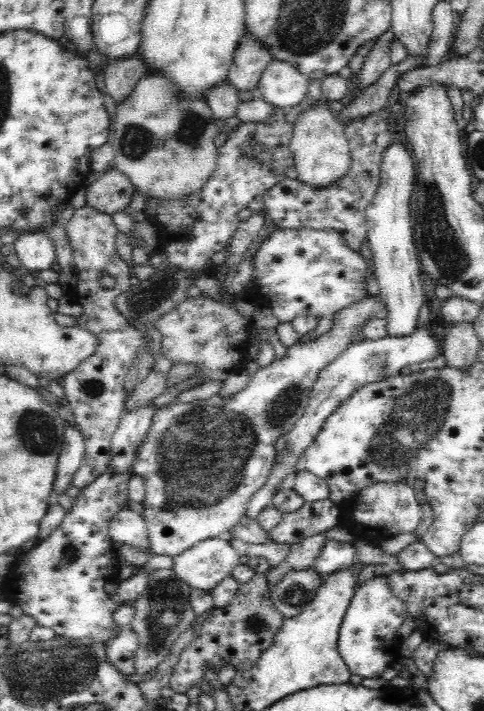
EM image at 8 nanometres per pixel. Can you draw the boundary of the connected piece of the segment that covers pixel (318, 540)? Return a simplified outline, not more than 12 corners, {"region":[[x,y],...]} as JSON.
{"region":[[324,535],[292,545],[290,557],[266,572],[270,588],[288,570],[312,570]]}

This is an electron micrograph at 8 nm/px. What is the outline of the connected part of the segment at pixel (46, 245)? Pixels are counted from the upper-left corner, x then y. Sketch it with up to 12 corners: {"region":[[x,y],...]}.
{"region":[[42,231],[24,232],[14,244],[22,266],[46,270],[55,246]]}

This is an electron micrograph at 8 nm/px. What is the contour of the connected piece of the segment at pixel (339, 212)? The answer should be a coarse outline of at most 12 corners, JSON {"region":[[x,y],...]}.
{"region":[[350,117],[350,166],[318,188],[288,177],[262,199],[276,229],[331,230],[352,252],[392,140]]}

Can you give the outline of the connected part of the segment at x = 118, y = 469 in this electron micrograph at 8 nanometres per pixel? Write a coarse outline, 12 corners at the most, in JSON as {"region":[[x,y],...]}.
{"region":[[156,409],[123,414],[111,438],[107,468],[134,474],[134,460]]}

